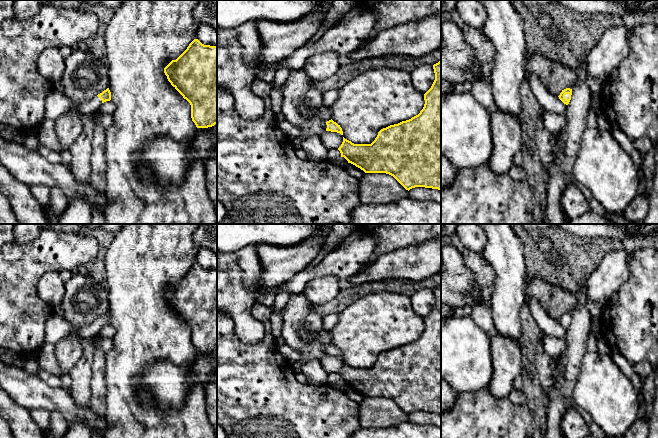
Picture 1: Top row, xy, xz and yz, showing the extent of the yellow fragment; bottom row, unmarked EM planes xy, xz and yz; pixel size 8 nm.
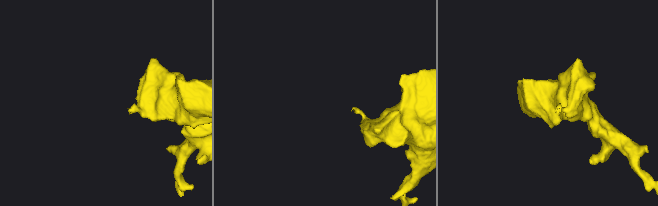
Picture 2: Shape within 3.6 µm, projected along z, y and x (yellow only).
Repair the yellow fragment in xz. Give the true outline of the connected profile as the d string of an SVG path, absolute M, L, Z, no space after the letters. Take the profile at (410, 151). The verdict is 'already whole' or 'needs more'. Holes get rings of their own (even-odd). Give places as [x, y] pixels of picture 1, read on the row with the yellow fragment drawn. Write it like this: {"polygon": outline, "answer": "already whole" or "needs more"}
{"polygon": "M441 61L433 65L435 80L424 94L425 104L420 113L409 120L381 129L371 144L354 144L343 137L338 150L341 157L365 173L386 173L393 176L406 190L415 187L441 191Z", "answer": "already whole"}

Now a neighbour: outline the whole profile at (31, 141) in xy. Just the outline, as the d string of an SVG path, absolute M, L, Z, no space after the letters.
M26 134L23 144L31 150L37 150L39 143L40 142L36 134Z

